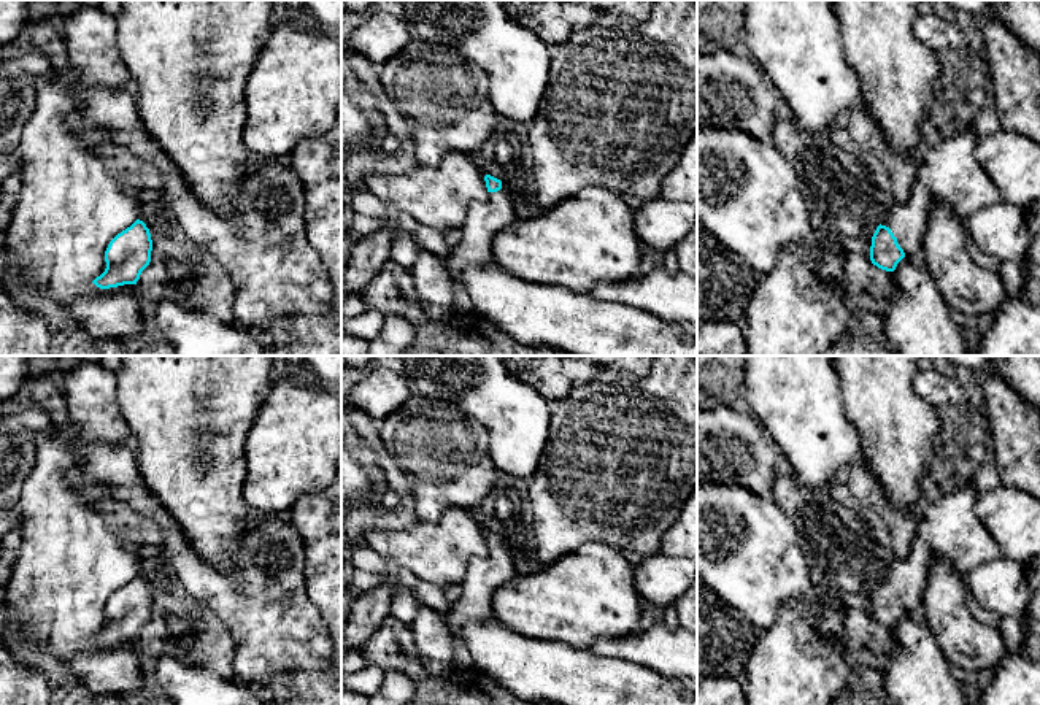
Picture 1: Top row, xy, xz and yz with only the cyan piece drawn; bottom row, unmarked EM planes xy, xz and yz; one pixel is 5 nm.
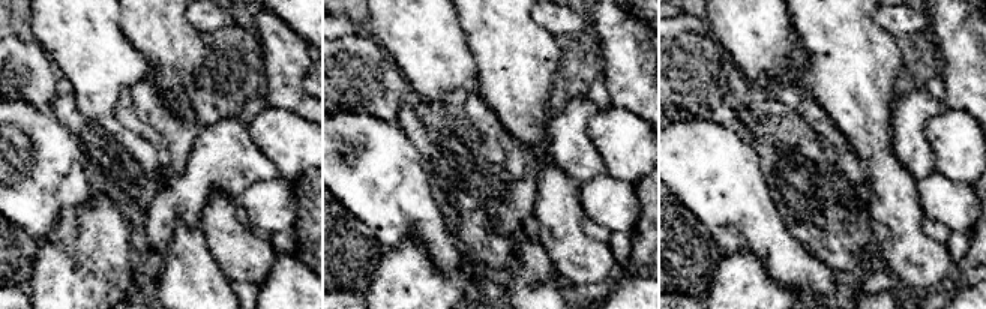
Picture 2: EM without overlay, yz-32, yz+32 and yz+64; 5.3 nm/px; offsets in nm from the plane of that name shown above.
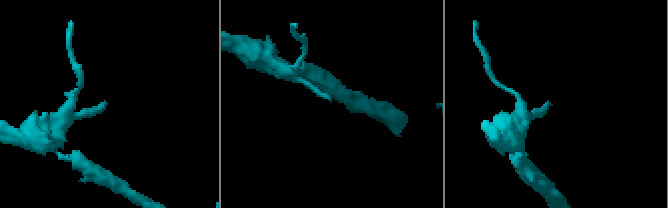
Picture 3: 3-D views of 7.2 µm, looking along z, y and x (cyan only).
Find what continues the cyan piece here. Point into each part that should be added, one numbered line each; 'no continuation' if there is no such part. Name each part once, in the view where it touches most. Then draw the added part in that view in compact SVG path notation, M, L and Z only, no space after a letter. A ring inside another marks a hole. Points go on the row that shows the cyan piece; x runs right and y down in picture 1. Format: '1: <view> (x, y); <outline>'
1: yz (950, 173); M969 125L956 137L935 146L926 146L908 200L905 203L894 202L881 222L891 229L905 257L919 267L926 265L924 235L934 205L943 203L962 221L967 221L976 210L1002 202L999 189L975 157L976 141L973 125Z

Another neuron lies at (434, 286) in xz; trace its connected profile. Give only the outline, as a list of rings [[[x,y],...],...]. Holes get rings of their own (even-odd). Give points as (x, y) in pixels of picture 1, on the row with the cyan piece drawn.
[[[421,251],[410,273],[429,321],[441,322],[457,313],[453,279],[443,265],[443,257]]]

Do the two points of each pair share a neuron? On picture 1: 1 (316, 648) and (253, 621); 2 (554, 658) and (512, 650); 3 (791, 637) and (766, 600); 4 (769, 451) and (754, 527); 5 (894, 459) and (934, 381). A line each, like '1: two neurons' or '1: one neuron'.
1: one neuron
2: one neuron
3: two neurons
4: two neurons
5: two neurons

